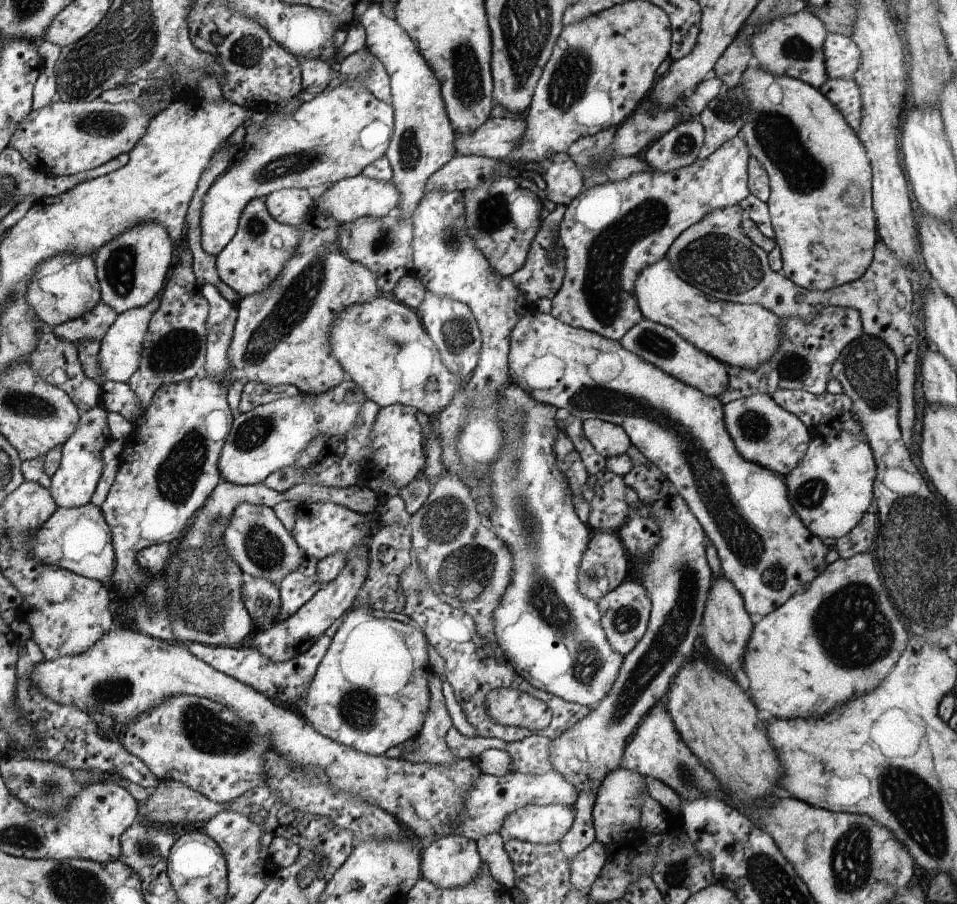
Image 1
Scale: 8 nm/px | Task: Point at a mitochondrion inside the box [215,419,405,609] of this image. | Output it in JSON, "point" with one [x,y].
{"point":[263,548]}

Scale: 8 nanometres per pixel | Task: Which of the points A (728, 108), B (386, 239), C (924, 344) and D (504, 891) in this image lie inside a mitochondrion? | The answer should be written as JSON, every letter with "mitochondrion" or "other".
{"A":"mitochondrion","B":"mitochondrion","C":"other","D":"other"}

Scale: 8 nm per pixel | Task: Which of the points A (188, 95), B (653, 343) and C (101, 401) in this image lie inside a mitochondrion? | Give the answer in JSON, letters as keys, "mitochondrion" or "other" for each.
{"A":"other","B":"mitochondrion","C":"other"}

